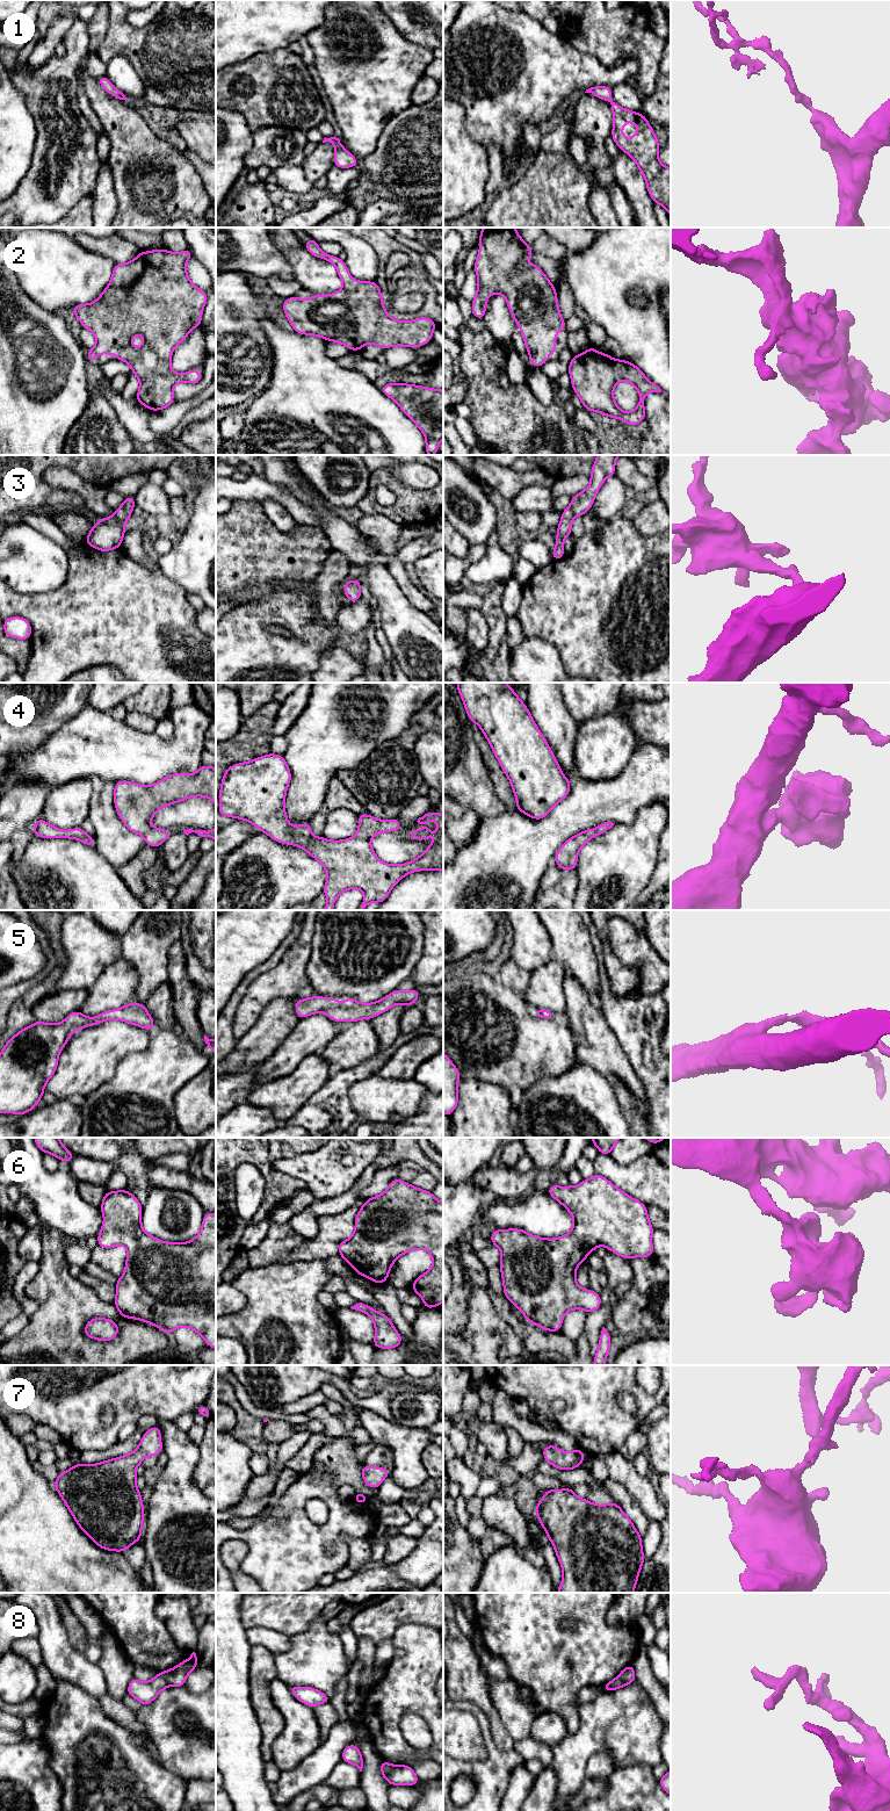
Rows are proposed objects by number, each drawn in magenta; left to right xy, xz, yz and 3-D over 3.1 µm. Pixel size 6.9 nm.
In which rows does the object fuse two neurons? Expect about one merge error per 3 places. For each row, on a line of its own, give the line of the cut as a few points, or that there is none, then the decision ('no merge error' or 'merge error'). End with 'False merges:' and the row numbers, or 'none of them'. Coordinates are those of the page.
1: no cut; no merge error
2: no cut; no merge error
3: no cut; no merge error
4: no cut; no merge error
5: no cut; no merge error
6: no cut; no merge error
7: no cut; no merge error
8: cut in xz along (396, 1766), (388, 1775), (388, 1781); merge error
False merges: 8

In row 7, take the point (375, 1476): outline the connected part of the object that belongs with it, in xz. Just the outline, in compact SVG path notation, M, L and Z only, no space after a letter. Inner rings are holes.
M363 1464L362 1466L362 1479L369 1487L378 1488L383 1480L391 1473L385 1467L375 1467Z

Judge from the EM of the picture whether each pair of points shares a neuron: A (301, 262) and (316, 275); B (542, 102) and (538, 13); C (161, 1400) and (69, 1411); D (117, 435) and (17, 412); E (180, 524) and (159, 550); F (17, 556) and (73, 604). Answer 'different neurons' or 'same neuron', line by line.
A: same neuron
B: different neurons
C: same neuron
D: different neurons
E: different neurons
F: different neurons

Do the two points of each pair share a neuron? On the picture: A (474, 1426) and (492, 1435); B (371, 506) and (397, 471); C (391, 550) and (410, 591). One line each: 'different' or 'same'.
A: same
B: different
C: same

